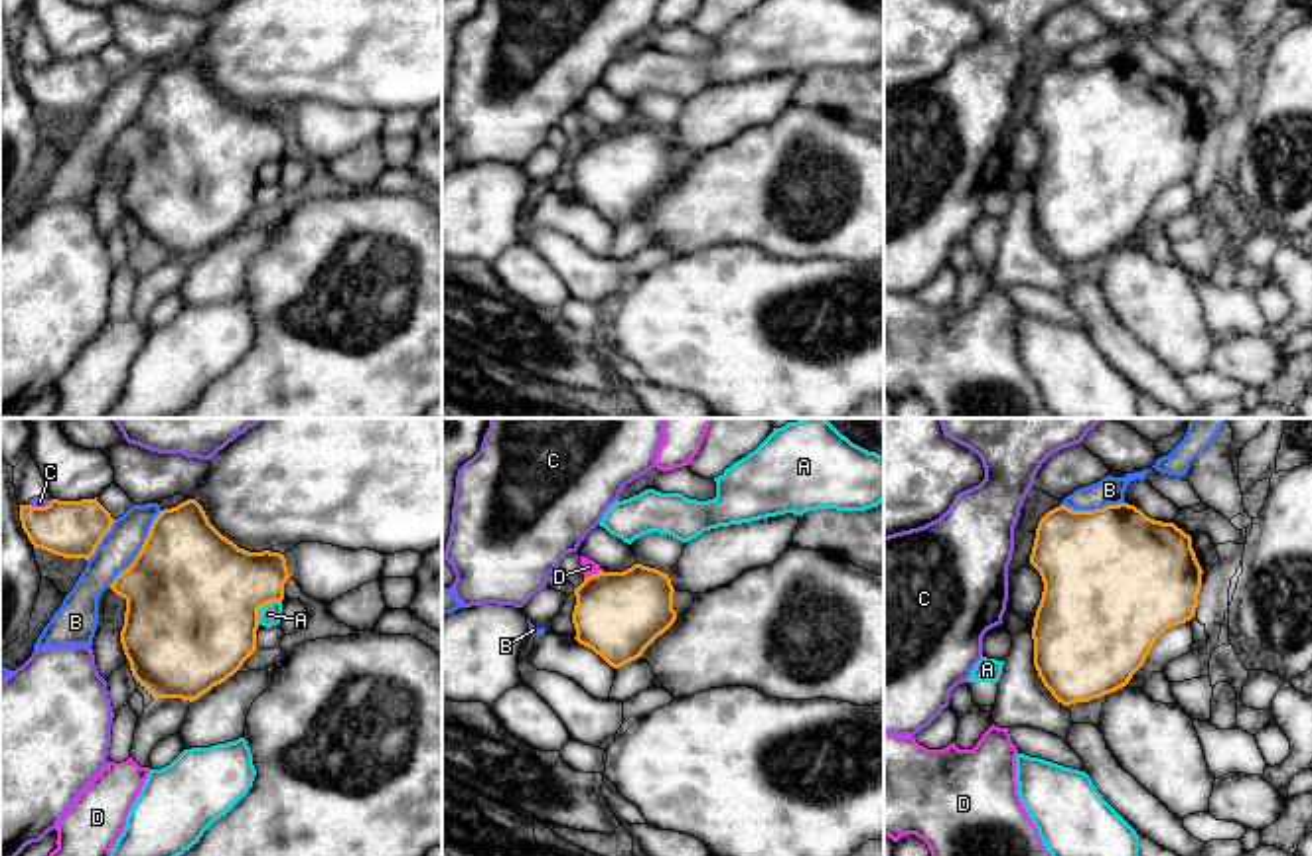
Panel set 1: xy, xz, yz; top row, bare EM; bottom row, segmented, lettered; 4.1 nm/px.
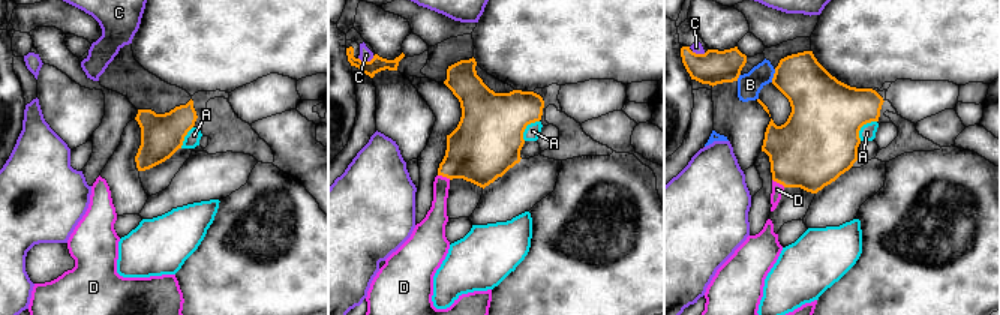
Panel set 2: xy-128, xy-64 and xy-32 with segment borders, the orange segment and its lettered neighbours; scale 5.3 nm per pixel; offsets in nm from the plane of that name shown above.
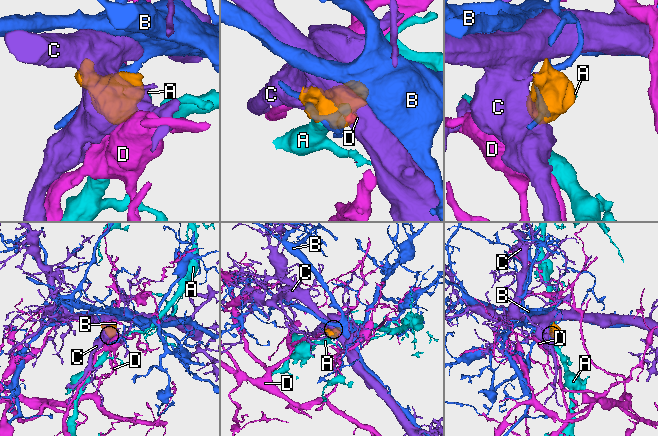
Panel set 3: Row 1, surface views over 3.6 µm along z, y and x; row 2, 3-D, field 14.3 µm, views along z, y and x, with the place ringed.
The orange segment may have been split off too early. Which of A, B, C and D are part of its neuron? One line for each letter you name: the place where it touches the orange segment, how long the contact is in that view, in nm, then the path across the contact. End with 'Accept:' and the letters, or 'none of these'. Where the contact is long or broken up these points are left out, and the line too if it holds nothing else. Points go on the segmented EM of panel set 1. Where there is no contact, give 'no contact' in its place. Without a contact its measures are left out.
D: contact xz (592, 574); length 80 nm; way xz (618, 614), (604, 600), (592, 574), (588, 567)
Accept: D

